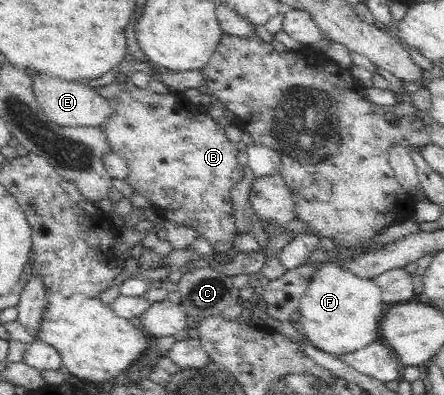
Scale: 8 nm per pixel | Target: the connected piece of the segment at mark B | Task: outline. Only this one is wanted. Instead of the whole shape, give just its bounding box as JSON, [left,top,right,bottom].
[90,81,244,253]

